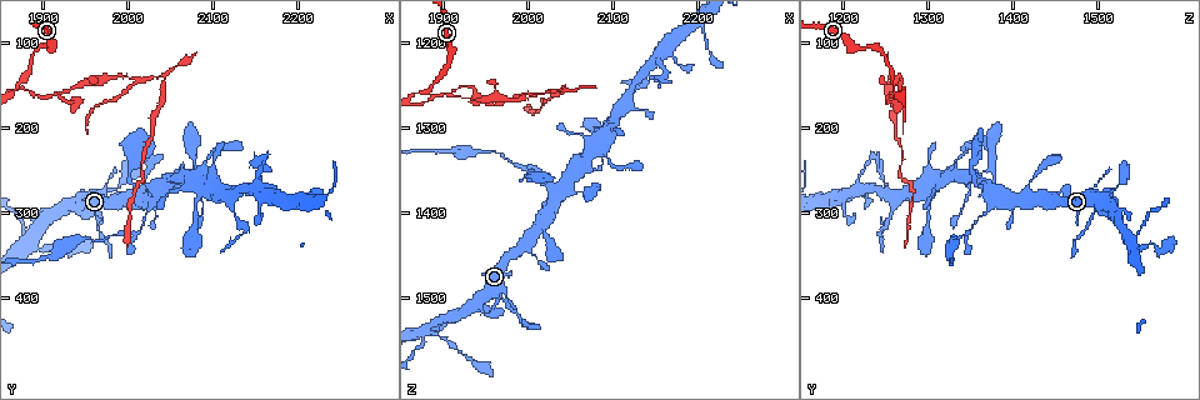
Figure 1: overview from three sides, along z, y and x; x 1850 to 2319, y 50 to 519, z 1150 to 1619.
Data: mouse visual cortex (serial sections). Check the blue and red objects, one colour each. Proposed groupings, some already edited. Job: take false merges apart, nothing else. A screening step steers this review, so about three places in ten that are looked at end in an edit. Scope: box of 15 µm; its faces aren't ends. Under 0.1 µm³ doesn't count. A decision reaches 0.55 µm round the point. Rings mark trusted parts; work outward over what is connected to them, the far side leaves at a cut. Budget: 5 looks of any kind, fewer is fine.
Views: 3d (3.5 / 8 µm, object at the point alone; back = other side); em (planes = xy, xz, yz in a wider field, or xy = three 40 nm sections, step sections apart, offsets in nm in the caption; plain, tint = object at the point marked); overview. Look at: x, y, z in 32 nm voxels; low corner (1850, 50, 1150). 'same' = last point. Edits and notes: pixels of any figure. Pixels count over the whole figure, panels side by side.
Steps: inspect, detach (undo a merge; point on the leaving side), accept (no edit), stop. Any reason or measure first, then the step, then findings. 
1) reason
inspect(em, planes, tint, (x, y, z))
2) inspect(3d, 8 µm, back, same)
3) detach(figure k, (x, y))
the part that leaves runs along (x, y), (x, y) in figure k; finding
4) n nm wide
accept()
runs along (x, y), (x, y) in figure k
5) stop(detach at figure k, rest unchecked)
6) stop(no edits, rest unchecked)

calibre changes
inspect(3d, 3.5 µm, (2030, 270, 1370))

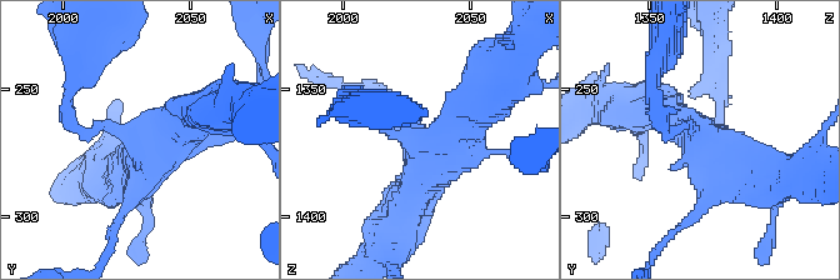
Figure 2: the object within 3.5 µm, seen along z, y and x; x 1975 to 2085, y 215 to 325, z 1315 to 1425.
accept()
runs along (403, 221), (429, 160), (483, 103) in figure 2; continuous, no second cell

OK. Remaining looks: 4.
sharp bend
inspect(3d, 8 µm, back, (2015, 320, 1345))

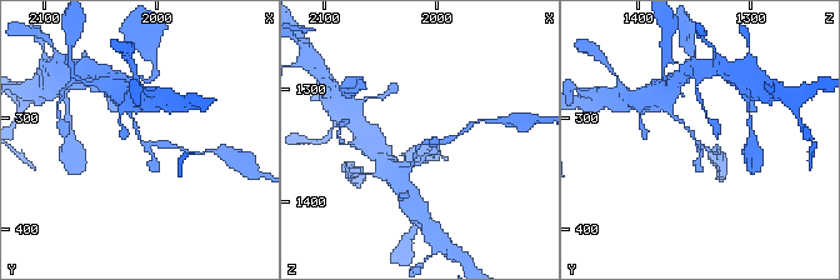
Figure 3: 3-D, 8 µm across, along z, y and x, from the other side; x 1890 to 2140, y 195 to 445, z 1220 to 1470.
closer look
inspect(3d, 3.5 µm, (2014, 320, 1350))

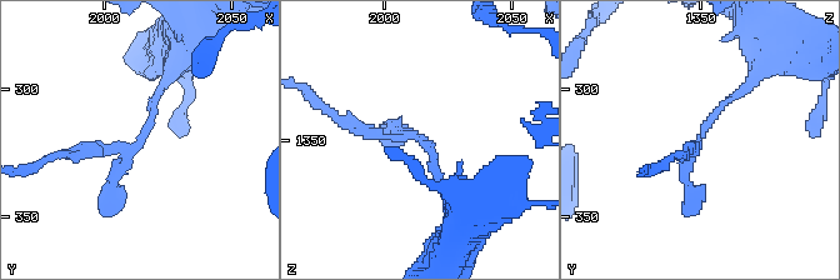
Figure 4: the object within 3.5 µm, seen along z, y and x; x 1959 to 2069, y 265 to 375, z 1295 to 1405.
detach(figure 4, (394, 141))
the part that leaves runs along (428, 150), (416, 135), (374, 135), (335, 115) in figure 4; a second cell is stuck on

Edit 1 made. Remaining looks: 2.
stop(detach at figure 4, rest unchecked)

